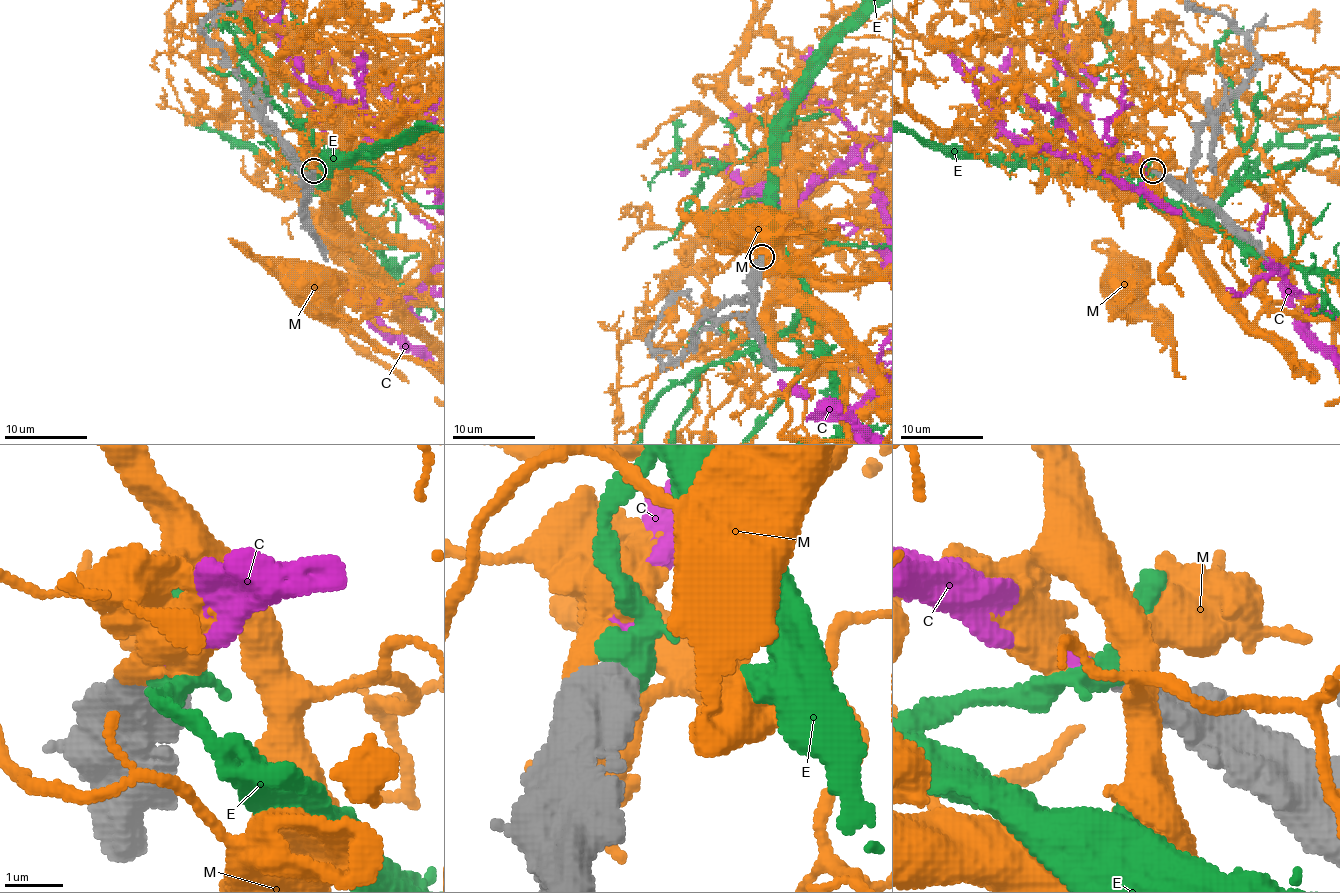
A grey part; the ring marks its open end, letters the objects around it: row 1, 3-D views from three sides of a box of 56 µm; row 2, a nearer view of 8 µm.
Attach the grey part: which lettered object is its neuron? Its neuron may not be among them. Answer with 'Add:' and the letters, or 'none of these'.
Add: C

